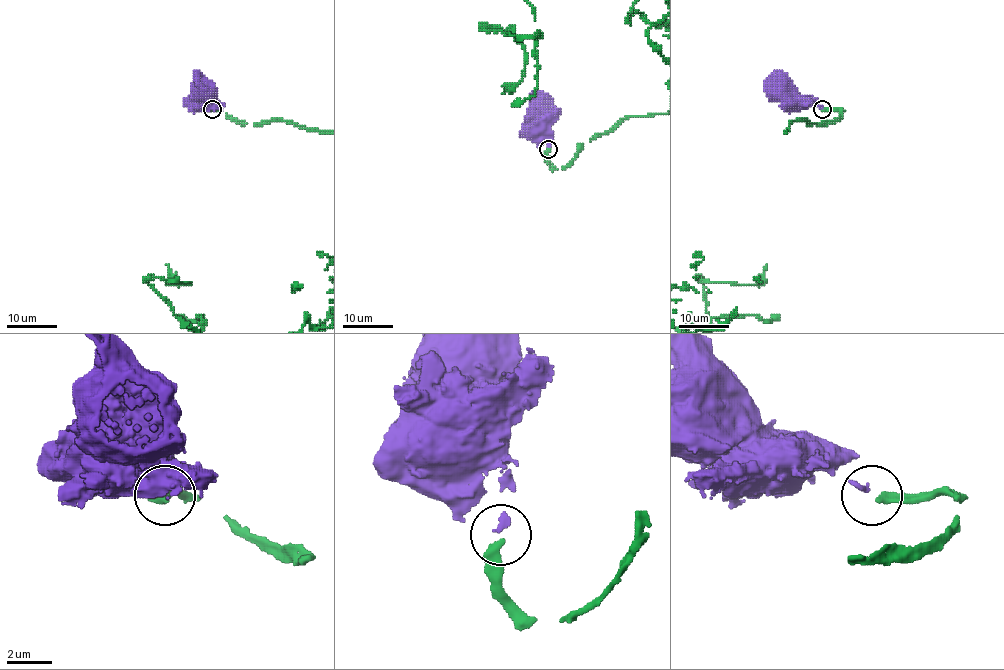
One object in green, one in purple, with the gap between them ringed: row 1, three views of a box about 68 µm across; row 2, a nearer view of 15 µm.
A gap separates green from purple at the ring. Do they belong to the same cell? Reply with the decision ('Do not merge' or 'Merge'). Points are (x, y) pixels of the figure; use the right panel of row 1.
Merge

